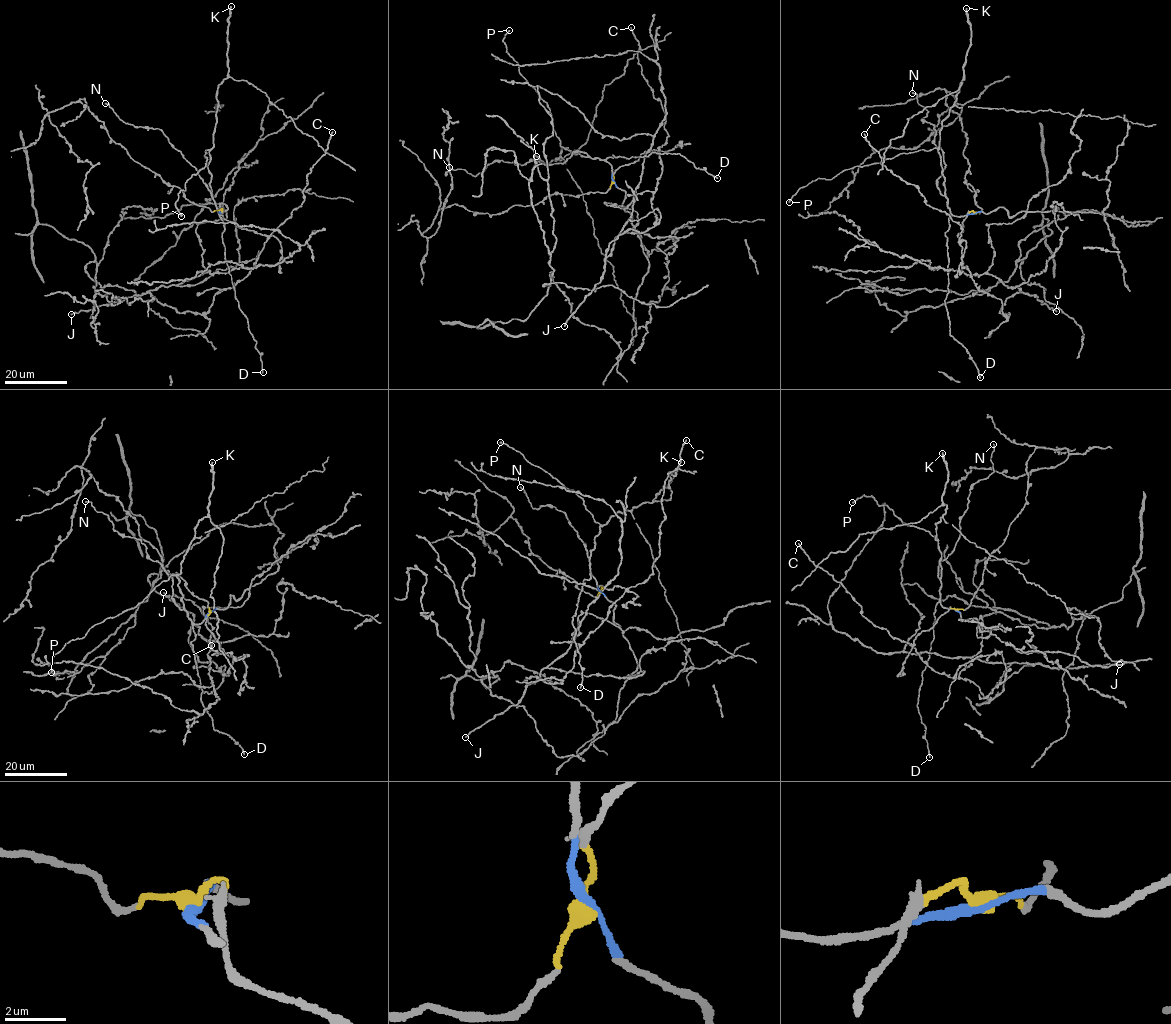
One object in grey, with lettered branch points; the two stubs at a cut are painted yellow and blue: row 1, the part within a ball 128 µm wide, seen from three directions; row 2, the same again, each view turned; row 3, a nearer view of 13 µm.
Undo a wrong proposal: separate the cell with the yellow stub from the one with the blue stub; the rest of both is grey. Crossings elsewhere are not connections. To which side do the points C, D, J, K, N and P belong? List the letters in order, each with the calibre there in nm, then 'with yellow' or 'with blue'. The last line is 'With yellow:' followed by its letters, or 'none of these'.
C: 170 nm | with yellow
D: 200 nm | with blue
J: 190 nm | with yellow
K: 280 nm | with blue
N: 180 nm | with blue
P: 260 nm | with blue
With yellow: C, J

